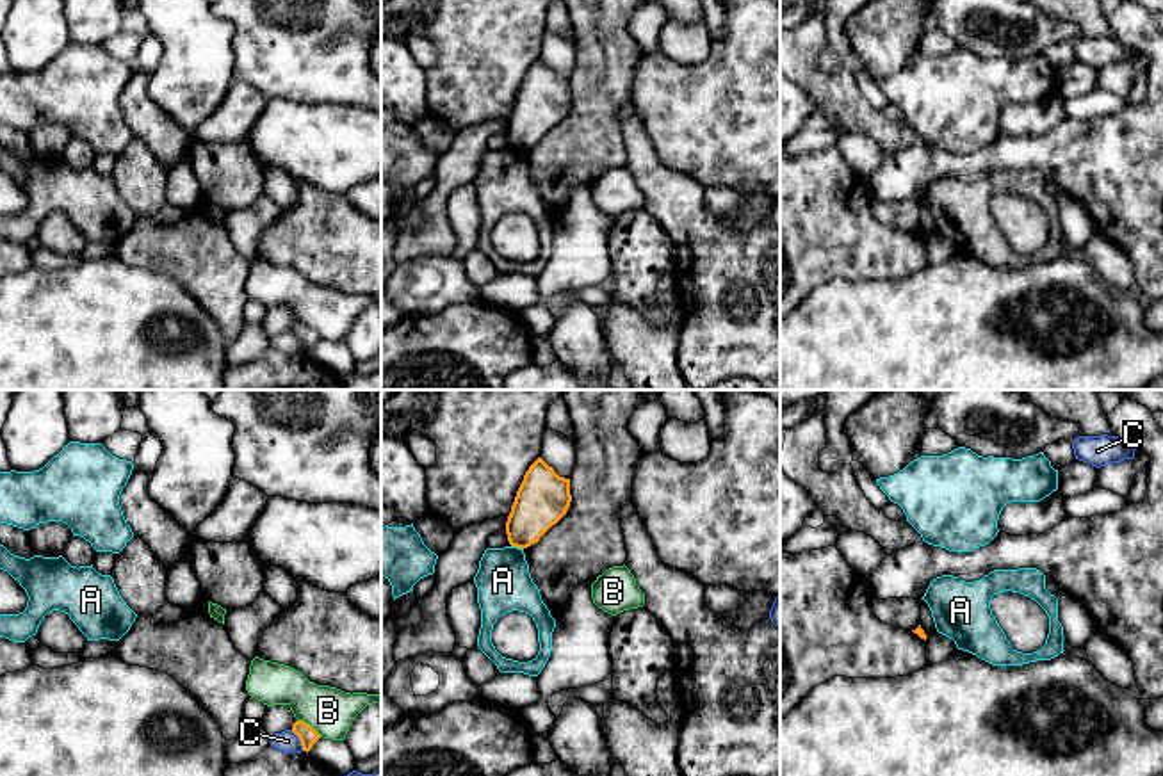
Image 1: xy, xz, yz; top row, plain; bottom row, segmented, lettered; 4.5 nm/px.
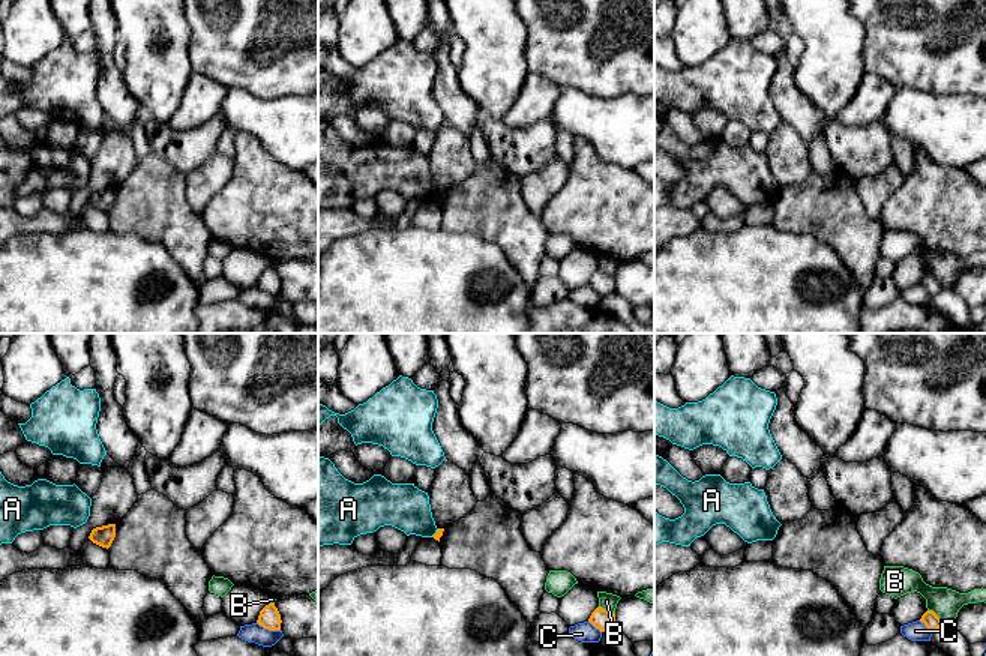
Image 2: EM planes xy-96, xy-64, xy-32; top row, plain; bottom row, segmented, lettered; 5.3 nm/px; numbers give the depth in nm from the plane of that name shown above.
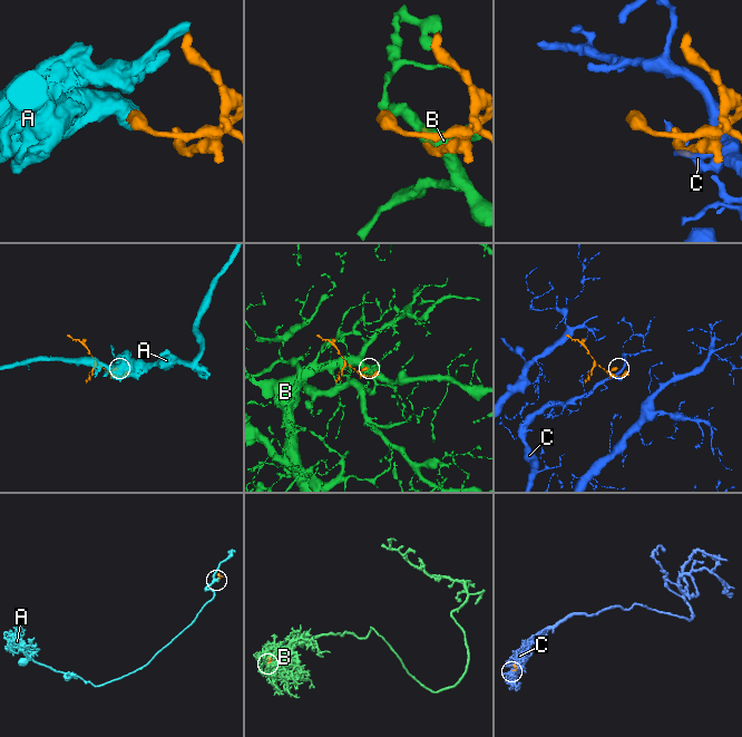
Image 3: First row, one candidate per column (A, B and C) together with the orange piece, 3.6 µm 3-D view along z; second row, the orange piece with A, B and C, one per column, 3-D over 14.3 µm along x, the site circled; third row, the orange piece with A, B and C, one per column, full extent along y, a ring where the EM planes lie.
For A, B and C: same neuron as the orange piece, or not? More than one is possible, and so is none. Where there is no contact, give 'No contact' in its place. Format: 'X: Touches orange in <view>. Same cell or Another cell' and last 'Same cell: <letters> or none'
A: Touches orange in xz. Another cell
B: Touches orange in xy. Another cell
C: Touches orange in xy. Another cell
Same cell: none

